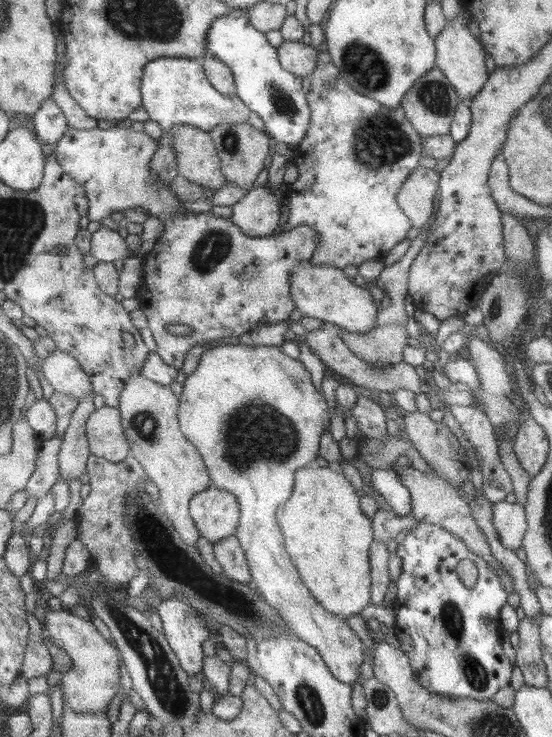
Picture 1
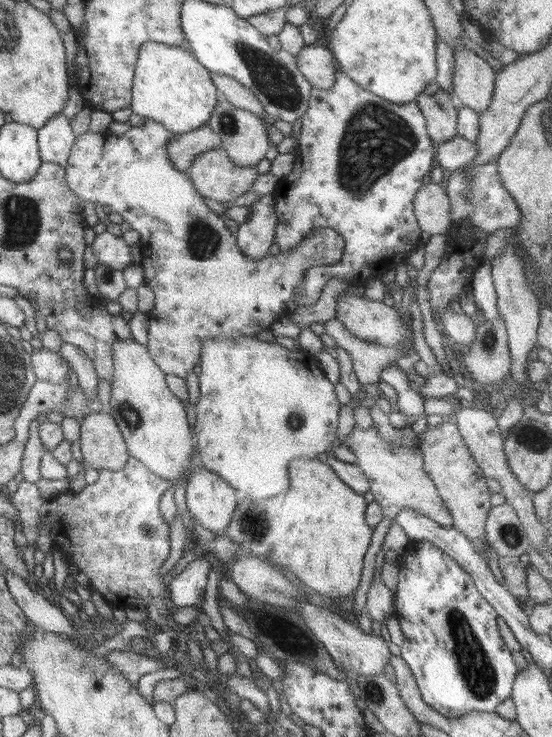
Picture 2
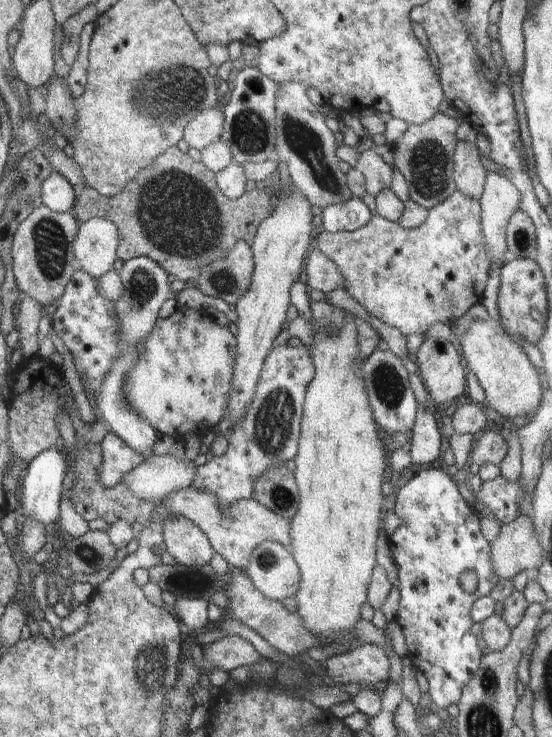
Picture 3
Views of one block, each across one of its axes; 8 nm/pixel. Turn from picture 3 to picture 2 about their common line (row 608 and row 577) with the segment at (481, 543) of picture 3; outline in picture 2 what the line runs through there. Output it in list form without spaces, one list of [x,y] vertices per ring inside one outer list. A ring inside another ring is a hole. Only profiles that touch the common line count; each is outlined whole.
[[[416,540],[412,542],[402,554],[400,560],[402,565],[398,575],[398,592],[395,596],[395,610],[393,613],[400,620],[400,628],[405,638],[404,644],[400,647],[400,656],[406,661],[406,664],[415,676],[415,681],[419,686],[424,702],[440,714],[451,719],[460,718],[473,710],[478,712],[495,712],[496,707],[511,696],[513,682],[519,673],[518,667],[516,667],[514,659],[512,659],[511,651],[506,647],[504,640],[500,637],[500,633],[498,633],[498,625],[496,623],[498,615],[495,608],[478,593],[471,574],[468,574],[451,556],[448,556],[437,546],[434,546],[430,540]]]

